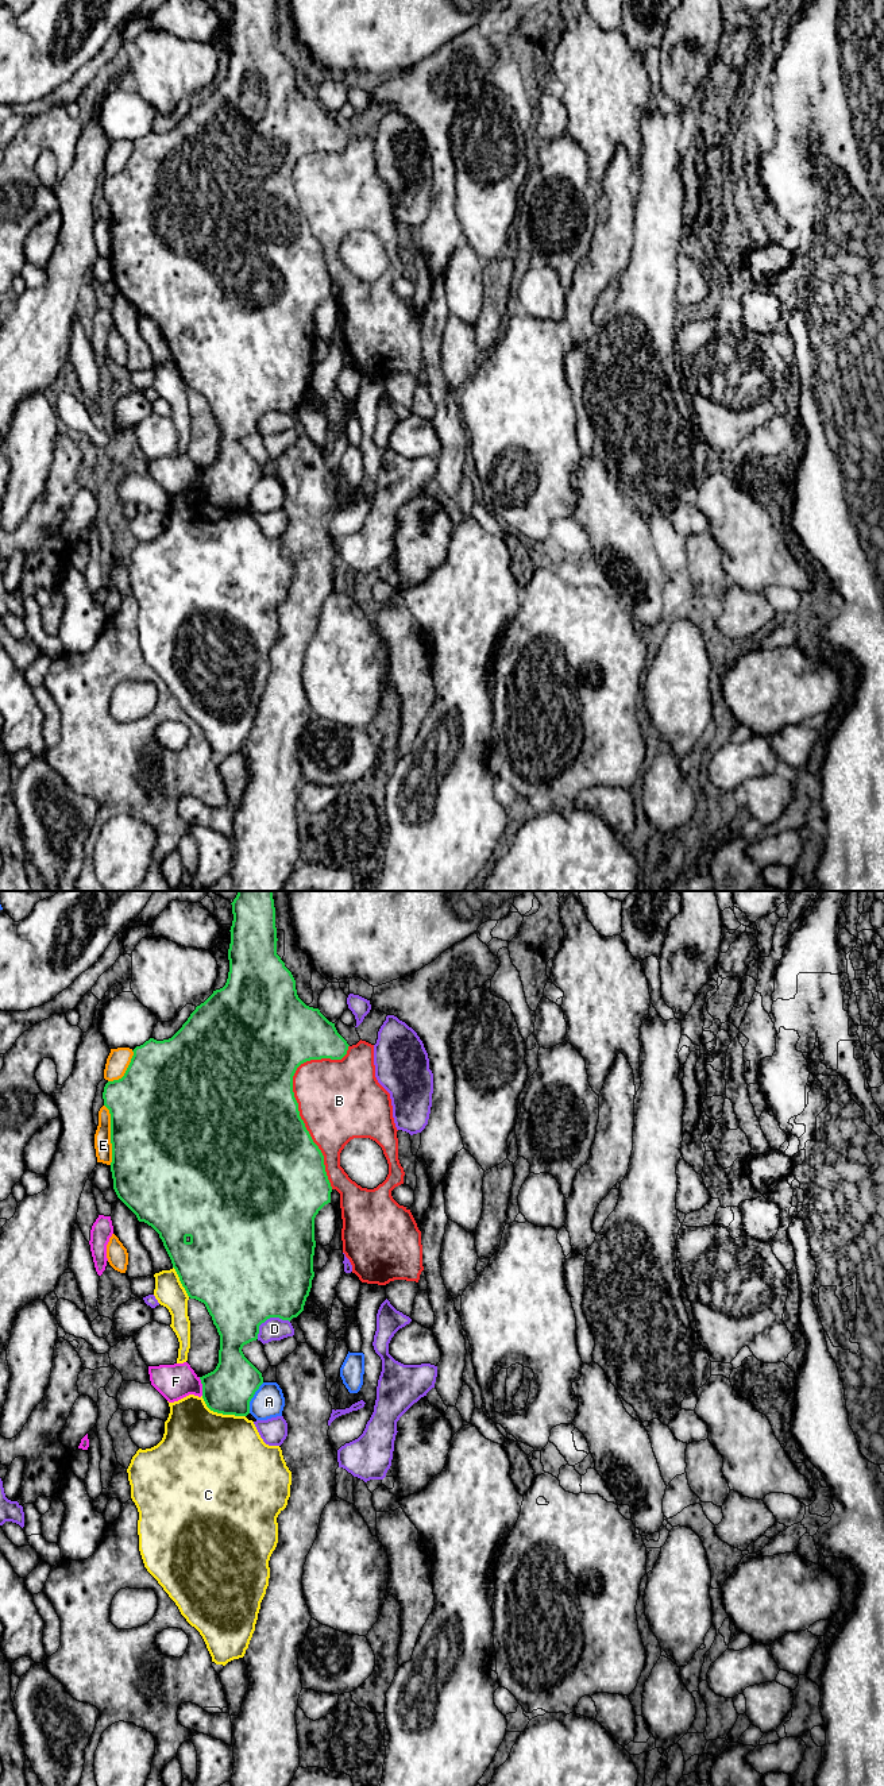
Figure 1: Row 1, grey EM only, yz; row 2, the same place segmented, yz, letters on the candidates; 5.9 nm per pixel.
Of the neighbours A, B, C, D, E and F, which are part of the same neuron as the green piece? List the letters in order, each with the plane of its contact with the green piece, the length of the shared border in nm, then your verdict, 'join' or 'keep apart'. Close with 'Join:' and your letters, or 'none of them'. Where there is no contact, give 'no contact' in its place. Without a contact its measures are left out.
A: yz | 200 nm | keep apart
B: yz | 850 nm | keep apart
C: yz | 300 nm | keep apart
D: yz | 220 nm | keep apart
E: yz | 360 nm | keep apart
F: yz | 110 nm | keep apart
Join: none of them

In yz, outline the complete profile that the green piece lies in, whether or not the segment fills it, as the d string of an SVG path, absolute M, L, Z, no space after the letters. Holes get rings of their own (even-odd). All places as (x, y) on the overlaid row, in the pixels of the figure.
M238 891L233 899L231 944L228 949L229 972L223 988L213 994L190 1014L182 1027L169 1039L150 1038L132 1052L131 1062L119 1080L108 1081L104 1087L104 1106L111 1114L111 1172L117 1197L136 1215L139 1222L151 1226L163 1242L182 1287L190 1299L205 1304L220 1335L219 1363L216 1369L202 1377L202 1399L206 1407L217 1413L247 1416L250 1401L263 1384L262 1373L244 1357L244 1345L256 1341L259 1326L270 1318L292 1320L302 1311L312 1288L314 1255L314 1218L331 1203L332 1187L328 1180L324 1156L313 1142L300 1116L298 1103L293 1092L293 1076L297 1068L310 1060L341 1060L348 1050L347 1041L337 1033L319 1008L306 1006L297 995L296 980L285 963L277 954L277 927L273 891Z

